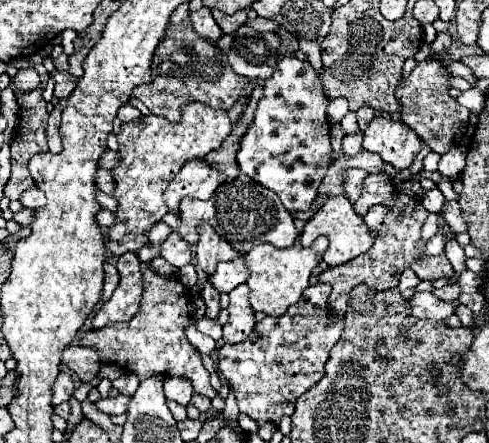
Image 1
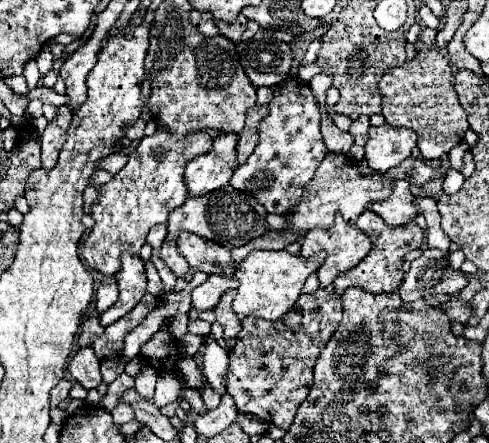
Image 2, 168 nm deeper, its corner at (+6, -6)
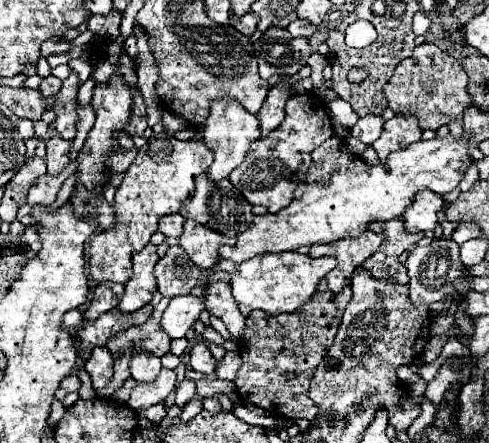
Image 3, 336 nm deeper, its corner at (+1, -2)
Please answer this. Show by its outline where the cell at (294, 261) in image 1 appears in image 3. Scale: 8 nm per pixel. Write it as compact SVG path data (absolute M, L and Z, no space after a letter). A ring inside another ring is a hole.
M279 252L279 254L261 254L253 256L241 264L231 260L221 260L215 264L215 270L225 270L231 274L231 288L237 304L249 308L259 308L271 316L289 314L301 308L311 300L317 290L317 284L329 270L337 266L335 258L311 258L299 252Z

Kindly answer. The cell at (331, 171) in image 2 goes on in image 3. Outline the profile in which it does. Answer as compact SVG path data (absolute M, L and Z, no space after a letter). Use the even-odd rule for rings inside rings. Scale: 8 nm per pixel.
M447 134L443 138L435 136L431 140L419 140L419 142L411 144L409 148L391 154L387 170L381 164L377 164L377 166L365 164L359 156L355 156L347 150L343 138L331 136L329 140L325 140L325 144L321 144L313 152L313 162L311 162L309 170L305 172L307 184L301 182L297 186L293 202L277 214L257 216L245 232L238 233L235 246L223 246L219 250L219 258L241 262L241 260L249 260L253 256L265 254L265 252L285 252L285 250L297 250L301 246L329 244L329 242L343 240L349 236L357 238L367 230L369 222L387 222L387 220L399 218L405 212L405 208L413 202L413 196L421 190L433 190L435 194L451 192L463 180L463 176L471 164L473 164L473 158L469 154L469 134L463 134L459 138L453 134Z

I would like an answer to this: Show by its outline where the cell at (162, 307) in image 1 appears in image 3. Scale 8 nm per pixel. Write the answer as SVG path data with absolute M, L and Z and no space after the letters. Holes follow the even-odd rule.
M147 304L137 312L131 314L121 314L121 312L107 312L101 314L95 322L87 322L79 310L69 310L63 316L63 324L61 328L65 328L65 332L69 332L75 340L79 340L81 348L95 348L95 346L105 346L109 336L127 330L135 324L143 324L153 312L153 306Z

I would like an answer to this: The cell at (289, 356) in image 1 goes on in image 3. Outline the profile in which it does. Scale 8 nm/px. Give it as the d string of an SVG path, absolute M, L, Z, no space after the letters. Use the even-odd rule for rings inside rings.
M351 288L335 294L315 292L311 302L301 310L285 316L269 316L267 312L253 310L247 316L245 336L239 342L239 352L243 364L237 372L235 384L243 402L255 404L277 418L295 418L295 420L313 420L317 416L315 402L307 396L309 382L315 368L321 364L329 352L345 306L351 300Z

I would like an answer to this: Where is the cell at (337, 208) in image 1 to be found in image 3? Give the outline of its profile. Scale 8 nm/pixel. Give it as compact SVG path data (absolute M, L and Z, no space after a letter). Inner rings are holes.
M365 230L359 238L343 238L331 244L315 244L309 250L309 256L321 258L321 256L335 256L337 268L331 270L325 278L329 282L329 290L341 292L345 286L349 286L349 280L353 278L353 272L381 246L383 236L375 234L371 230Z

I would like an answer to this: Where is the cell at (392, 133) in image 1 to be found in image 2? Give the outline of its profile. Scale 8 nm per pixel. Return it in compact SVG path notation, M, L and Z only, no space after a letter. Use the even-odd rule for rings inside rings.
M384 124L384 126L378 126L378 128L370 126L370 138L368 138L366 146L364 146L364 150L366 150L364 158L366 158L366 162L368 162L368 166L372 170L388 172L390 168L396 168L400 162L404 162L410 156L414 146L416 146L416 132L414 130L394 128L390 124Z

